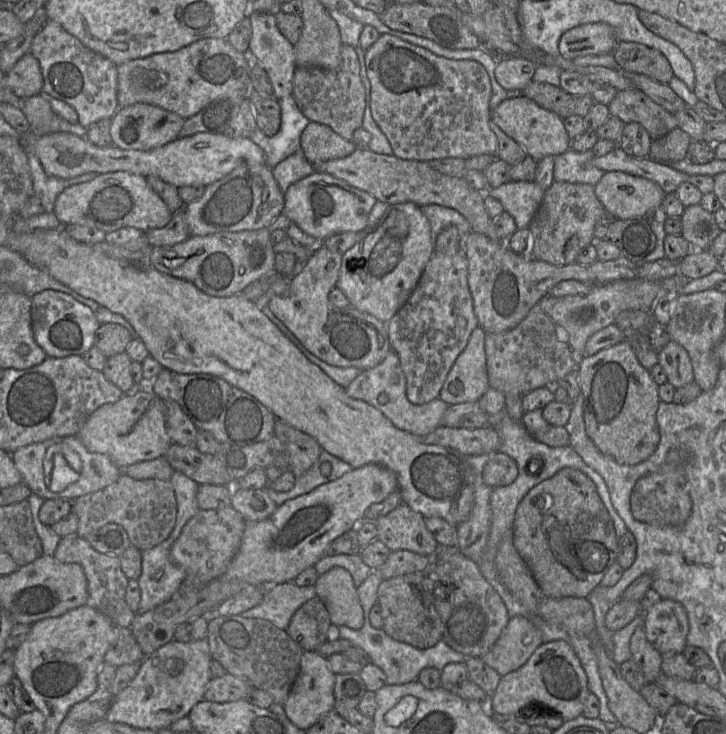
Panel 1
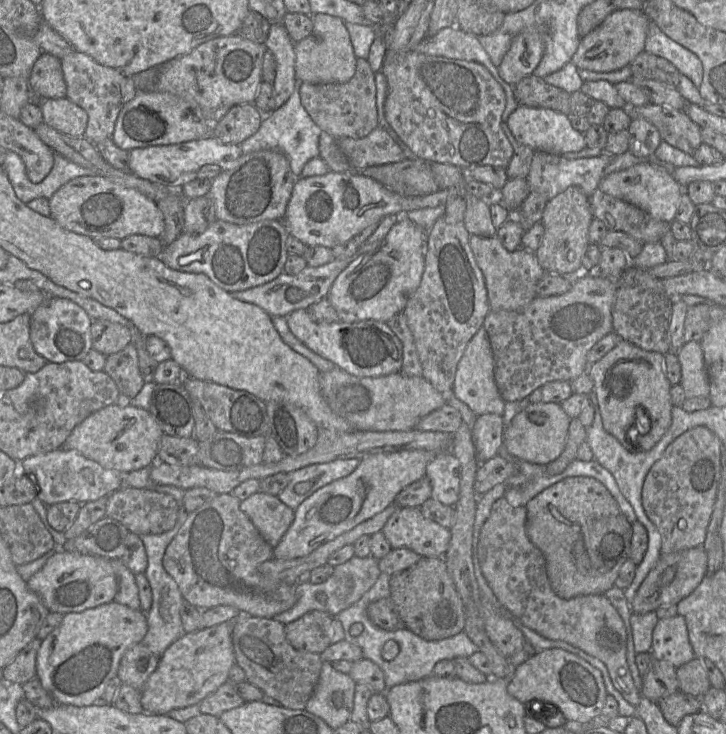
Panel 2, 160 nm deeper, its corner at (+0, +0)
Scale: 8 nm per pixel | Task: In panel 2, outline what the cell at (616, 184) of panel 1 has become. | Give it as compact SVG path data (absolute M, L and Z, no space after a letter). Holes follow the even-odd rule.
M638 163L603 177L599 187L604 193L629 202L653 217L671 223L675 220L682 187L663 167Z

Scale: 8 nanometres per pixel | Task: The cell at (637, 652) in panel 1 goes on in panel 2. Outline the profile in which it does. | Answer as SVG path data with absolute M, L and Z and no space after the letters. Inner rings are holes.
M652 656L647 674L643 678L641 696L658 703L662 698L679 691L676 668Z

